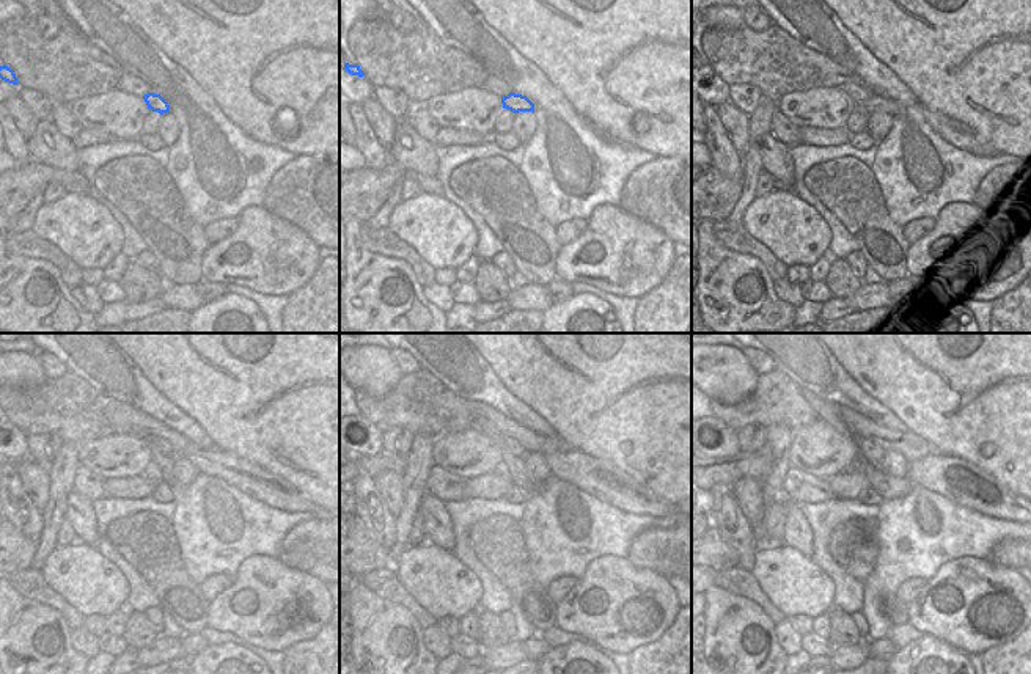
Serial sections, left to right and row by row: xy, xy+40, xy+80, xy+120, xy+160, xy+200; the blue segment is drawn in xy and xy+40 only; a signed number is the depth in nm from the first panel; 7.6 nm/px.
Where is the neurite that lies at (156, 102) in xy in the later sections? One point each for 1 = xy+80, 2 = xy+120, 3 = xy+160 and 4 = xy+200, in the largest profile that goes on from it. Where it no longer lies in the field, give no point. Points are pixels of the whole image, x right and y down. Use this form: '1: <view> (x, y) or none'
1: xy+80 (876, 102)
2: xy+120 (252, 479)
3: xy+160 (599, 478)
4: xy+200 (962, 483)

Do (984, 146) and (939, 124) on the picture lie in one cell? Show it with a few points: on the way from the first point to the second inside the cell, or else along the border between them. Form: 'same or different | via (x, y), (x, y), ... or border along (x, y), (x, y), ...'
same | via (973, 143), (950, 129)

